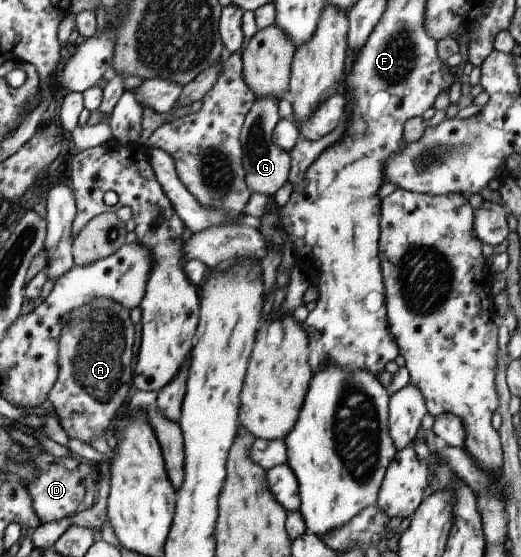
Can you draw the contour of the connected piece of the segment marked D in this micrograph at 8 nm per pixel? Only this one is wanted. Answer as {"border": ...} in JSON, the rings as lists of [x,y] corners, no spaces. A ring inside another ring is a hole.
{"border":[[[39,452],[34,456],[32,461],[37,467],[38,477],[34,479],[32,483],[25,483],[24,481],[21,482],[24,484],[24,487],[30,494],[32,509],[34,510],[34,513],[36,514],[40,523],[58,521],[62,518],[69,517],[82,509],[81,500],[83,500],[83,494],[85,494],[85,487],[83,487],[81,480],[86,476],[86,474],[89,475],[95,473],[96,468],[92,464],[81,458],[78,458],[76,461],[75,458],[71,458],[71,456],[53,457],[45,452]]]}

